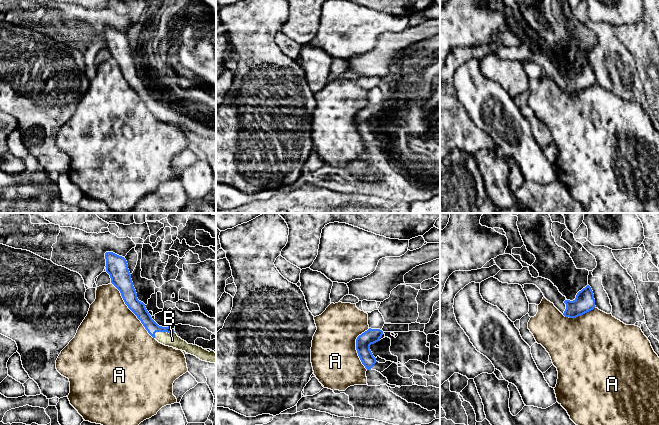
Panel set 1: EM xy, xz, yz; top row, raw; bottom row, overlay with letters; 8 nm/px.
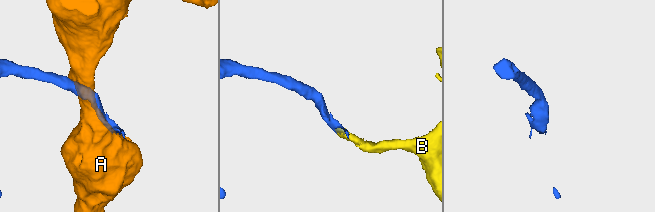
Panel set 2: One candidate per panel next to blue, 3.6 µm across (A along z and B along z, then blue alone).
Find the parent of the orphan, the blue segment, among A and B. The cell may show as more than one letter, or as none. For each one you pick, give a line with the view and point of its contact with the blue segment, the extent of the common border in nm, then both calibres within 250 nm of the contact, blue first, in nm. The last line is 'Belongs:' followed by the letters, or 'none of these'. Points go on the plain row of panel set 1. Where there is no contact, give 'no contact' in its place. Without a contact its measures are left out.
B: contact xy (162, 107); length 180 nm; calibres 100 and 110 nm
Belongs: B

